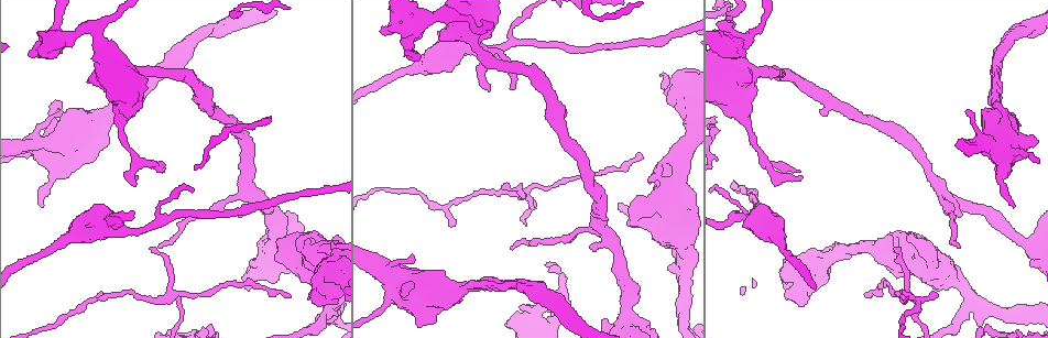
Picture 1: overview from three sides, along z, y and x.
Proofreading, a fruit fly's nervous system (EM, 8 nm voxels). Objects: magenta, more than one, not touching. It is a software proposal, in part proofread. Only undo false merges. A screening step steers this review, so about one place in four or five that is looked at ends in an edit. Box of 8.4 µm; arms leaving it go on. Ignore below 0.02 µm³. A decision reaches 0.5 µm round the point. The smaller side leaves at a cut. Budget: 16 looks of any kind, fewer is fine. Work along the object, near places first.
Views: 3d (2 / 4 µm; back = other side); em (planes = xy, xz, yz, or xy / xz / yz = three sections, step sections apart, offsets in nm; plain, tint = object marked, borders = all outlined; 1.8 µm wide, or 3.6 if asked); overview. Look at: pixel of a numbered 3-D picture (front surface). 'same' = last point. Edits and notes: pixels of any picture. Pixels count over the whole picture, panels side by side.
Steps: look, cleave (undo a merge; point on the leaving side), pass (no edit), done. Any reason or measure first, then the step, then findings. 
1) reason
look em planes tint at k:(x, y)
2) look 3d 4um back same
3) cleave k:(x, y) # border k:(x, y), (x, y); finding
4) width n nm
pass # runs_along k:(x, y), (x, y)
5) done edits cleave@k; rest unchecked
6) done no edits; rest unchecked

thick turns thin
look em planes tint at 1:(740, 90)

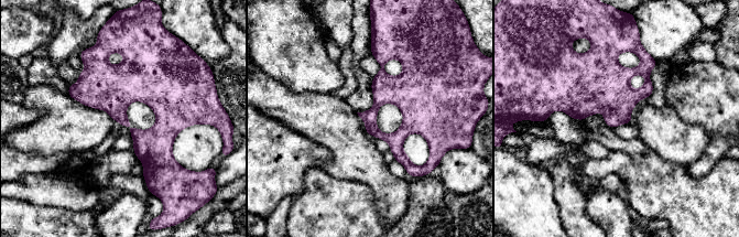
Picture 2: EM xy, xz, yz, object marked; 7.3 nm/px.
width 110 nm
pass # runs_along 2:(129, 55), (163, 95), (149, 182); one cell here

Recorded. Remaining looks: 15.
calibre changes
look em 3.6um planes tint at 1:(992, 145)

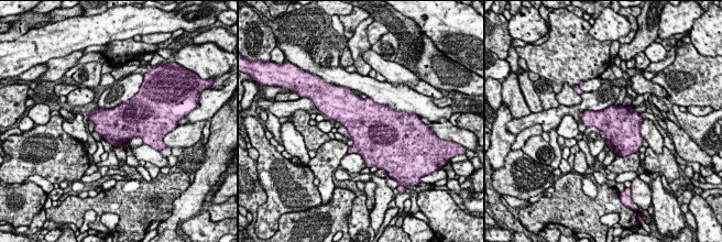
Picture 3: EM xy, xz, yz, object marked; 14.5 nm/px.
width 500 nm
pass # one cell here

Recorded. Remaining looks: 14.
look em xy step 16 tint at 1:(975, 300)

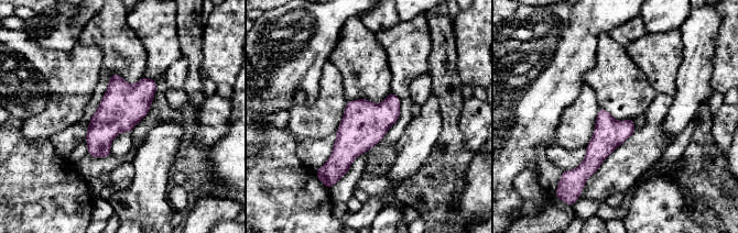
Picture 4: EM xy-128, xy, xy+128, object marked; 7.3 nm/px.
pass # one cell here

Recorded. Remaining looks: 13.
abrupt turn
look em 3.6um planes tint at 1:(1032, 245)

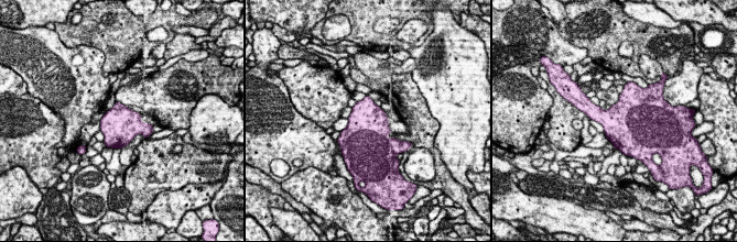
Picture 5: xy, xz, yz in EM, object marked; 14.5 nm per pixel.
pass # one cell here

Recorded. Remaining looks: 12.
a fork
look em 3.6um yz step 8 tint at 1:(168, 296)

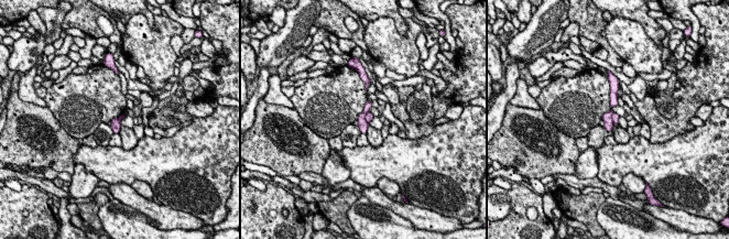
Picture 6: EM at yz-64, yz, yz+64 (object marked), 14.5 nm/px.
cleave 6:(362, 123) # border 6:(369, 111), (366, 115), (368, 123); two cells meet here

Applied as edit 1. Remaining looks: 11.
small branch off a trunk
look 3d 4um at 1:(462, 47)

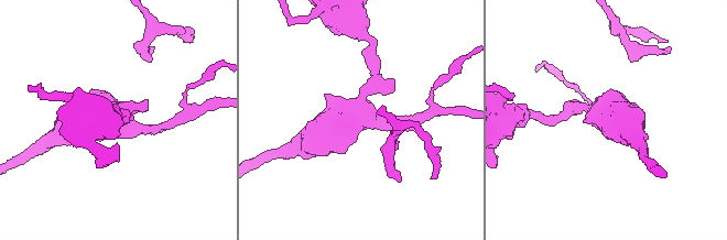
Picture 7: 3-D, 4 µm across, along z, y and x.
arms 3; arm_widths 170, 180, 420 nm; need the tissue
look em yz step 8 tint at 7:(361, 115)

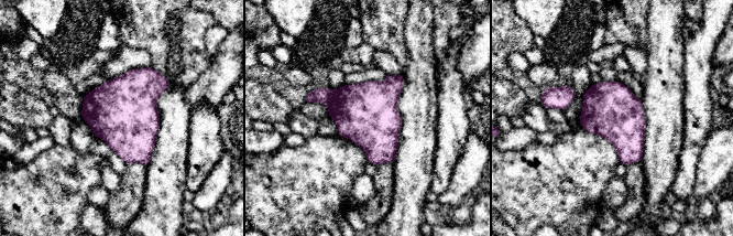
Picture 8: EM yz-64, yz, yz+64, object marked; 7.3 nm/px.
another direction
look em planes tint same

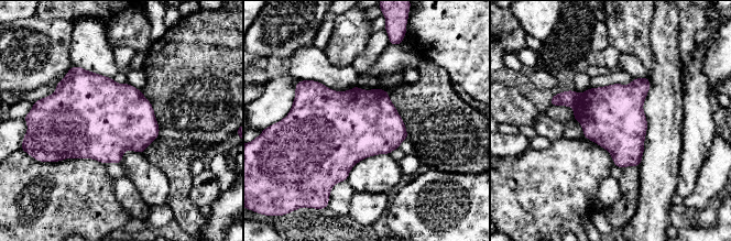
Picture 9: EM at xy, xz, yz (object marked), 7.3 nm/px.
width 460 nm
cleave 9:(607, 113) # border 9:(578, 95), (573, 107); two cells meet here

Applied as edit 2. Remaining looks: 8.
done edits cleave@6, cleave@9; rest unchecked

